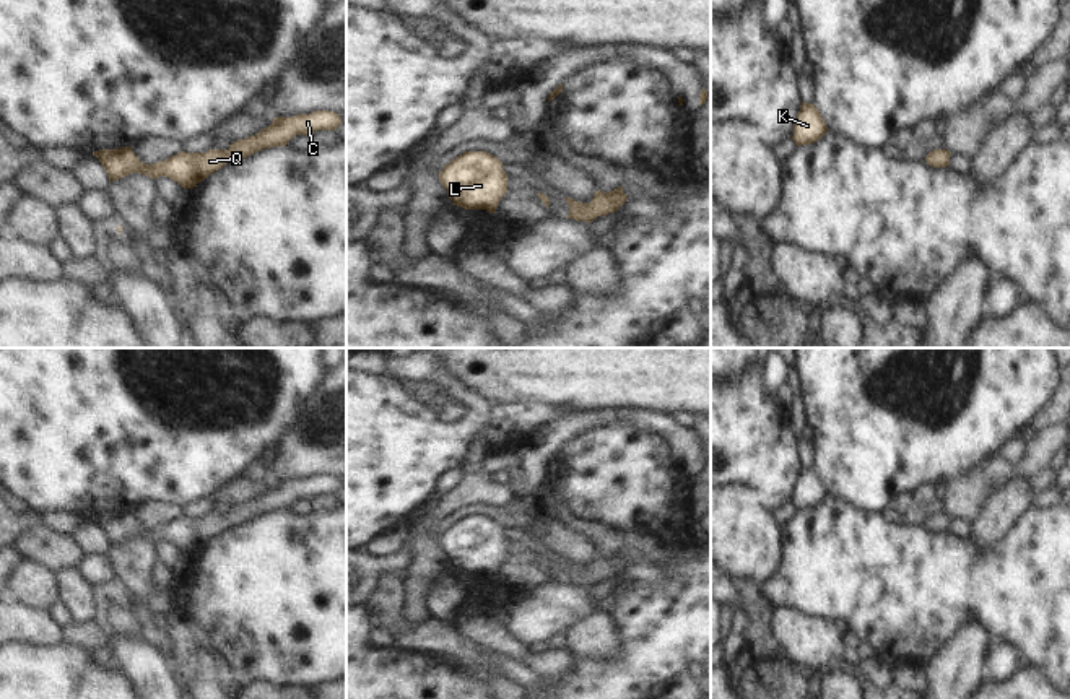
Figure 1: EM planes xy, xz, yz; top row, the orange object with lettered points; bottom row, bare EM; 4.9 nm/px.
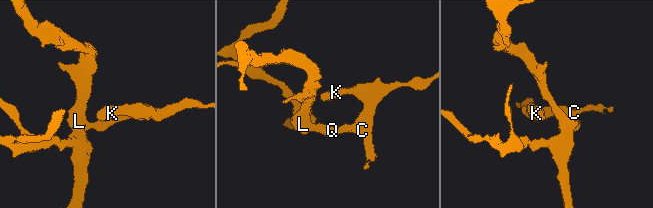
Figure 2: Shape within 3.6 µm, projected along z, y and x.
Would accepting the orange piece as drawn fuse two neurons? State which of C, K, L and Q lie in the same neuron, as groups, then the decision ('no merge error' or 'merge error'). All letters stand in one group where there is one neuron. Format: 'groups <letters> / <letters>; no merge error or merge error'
groups C K L Q; no merge error

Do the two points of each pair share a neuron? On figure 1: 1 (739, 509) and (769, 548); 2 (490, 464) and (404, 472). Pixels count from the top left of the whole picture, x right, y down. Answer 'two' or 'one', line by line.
1: one
2: two

